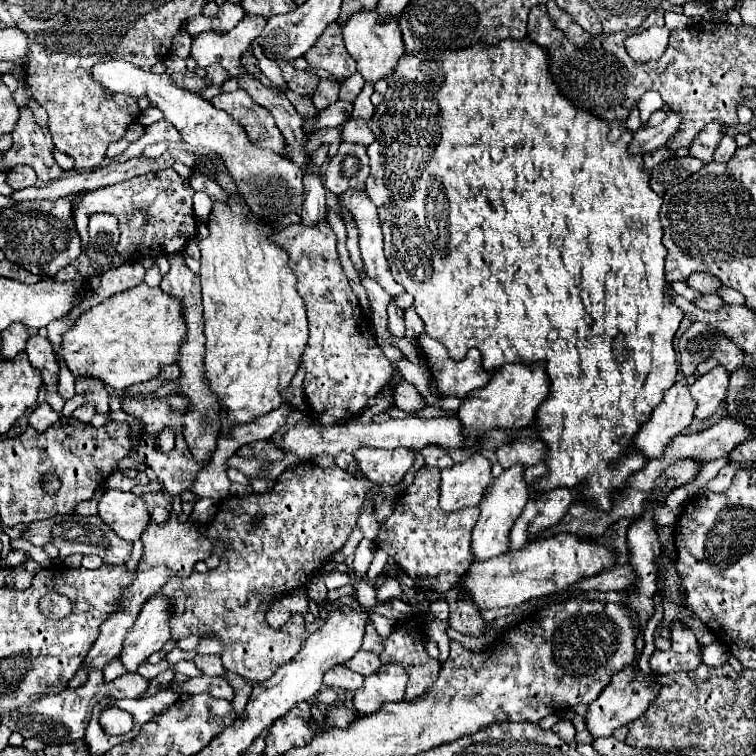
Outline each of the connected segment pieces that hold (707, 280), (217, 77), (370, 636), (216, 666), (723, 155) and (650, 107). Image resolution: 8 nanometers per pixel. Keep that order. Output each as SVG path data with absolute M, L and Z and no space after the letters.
M693 272L689 278L687 278L687 284L695 290L699 290L701 294L715 294L717 288L721 288L721 282L717 278L713 278L711 274L705 274L705 272Z
M207 66L205 70L207 70L205 80L207 80L209 84L213 84L213 86L219 86L219 84L223 84L223 82L227 82L227 80L229 80L227 70L225 70L225 68L221 68L221 66Z
M369 622L369 624L367 624L365 638L363 638L363 650L369 650L369 652L375 652L375 654L381 654L381 648L383 648L383 638L375 632L373 624Z
M195 656L193 662L207 676L223 676L225 674L225 668L223 668L219 656Z
M725 134L725 136L721 138L721 142L717 144L717 148L715 148L713 160L715 160L715 162L729 162L731 156L733 156L733 152L735 152L735 148L737 148L737 144L735 144L733 136Z
M645 92L645 94L641 96L641 100L639 100L641 122L645 124L645 122L651 118L651 114L653 114L655 110L661 110L661 108L663 108L663 100L661 100L661 96L659 96L657 92Z

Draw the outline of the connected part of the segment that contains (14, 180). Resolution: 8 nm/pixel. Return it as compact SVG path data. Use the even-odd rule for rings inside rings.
M17 166L17 168L13 168L13 170L9 170L9 186L13 188L13 190L23 190L23 188L27 188L27 186L35 186L35 182L37 182L37 176L35 176L35 170L33 168L29 168L29 166Z

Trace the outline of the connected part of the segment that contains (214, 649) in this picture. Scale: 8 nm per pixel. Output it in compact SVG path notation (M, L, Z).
M201 638L197 648L195 648L195 654L221 654L223 650L223 644L217 640L217 638Z

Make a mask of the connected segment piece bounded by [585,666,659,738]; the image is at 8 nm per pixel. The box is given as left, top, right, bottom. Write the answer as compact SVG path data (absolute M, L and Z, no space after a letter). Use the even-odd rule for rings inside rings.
M629 666L625 670L621 670L619 674L615 674L609 682L609 686L601 692L601 696L589 704L587 716L585 716L585 728L589 730L589 734L593 738L605 738L611 736L615 728L621 728L629 722L633 722L635 718L639 718L645 712L645 706L649 706L649 702L653 702L653 698L657 696L657 682L653 682L649 676L645 676L643 672L637 672Z

